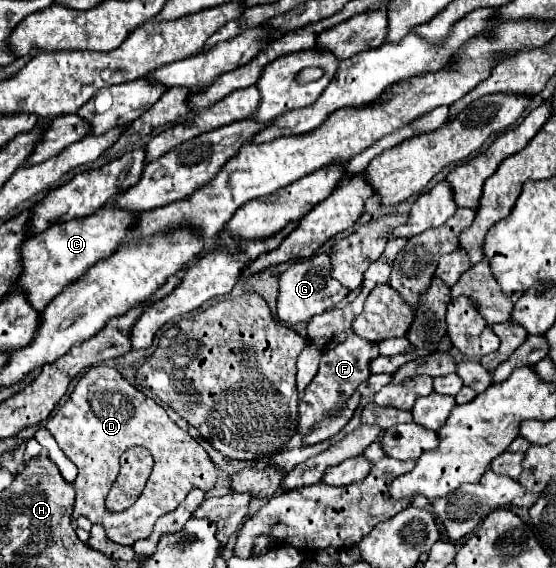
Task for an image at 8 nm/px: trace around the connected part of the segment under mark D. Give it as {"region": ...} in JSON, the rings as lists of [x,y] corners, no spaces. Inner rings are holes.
{"region":[[[107,365],[91,367],[79,377],[75,391],[55,411],[55,415],[47,419],[45,429],[79,469],[77,479],[71,483],[75,489],[73,521],[83,515],[91,523],[103,525],[109,539],[115,543],[133,545],[135,541],[149,537],[155,521],[173,511],[193,487],[209,491],[217,481],[215,465],[199,441],[177,427],[161,405],[135,389],[119,371]],[[135,445],[147,447],[155,457],[153,473],[147,479],[141,497],[129,509],[111,513],[105,507],[105,497],[117,477],[119,457]]]}

